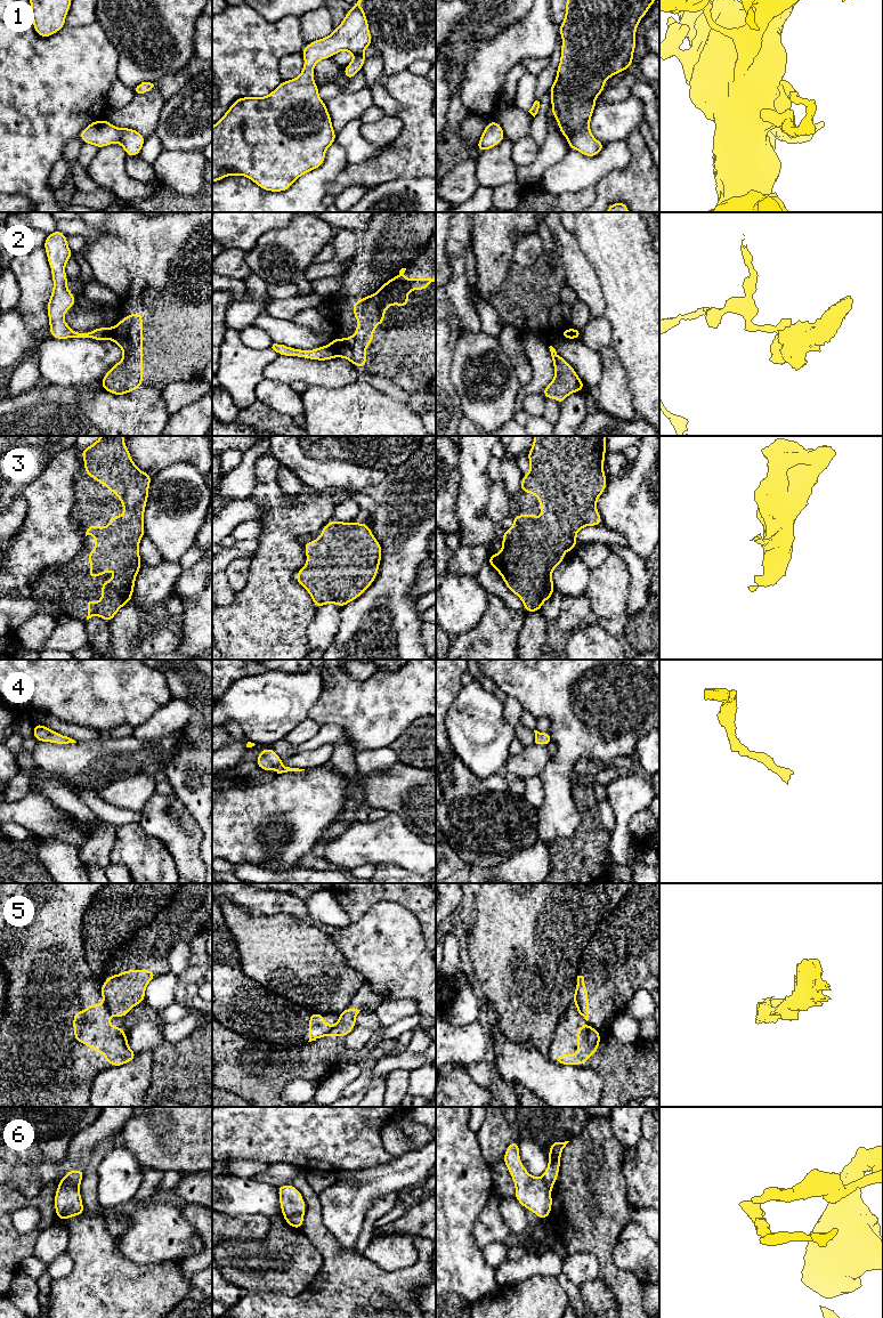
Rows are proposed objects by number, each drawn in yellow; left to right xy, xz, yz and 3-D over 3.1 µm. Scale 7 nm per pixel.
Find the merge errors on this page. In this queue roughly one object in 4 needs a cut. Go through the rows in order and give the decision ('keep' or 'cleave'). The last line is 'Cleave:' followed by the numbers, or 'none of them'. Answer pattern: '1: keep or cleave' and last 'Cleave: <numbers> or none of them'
1: keep
2: cleave
3: keep
4: keep
5: cleave
6: cleave
Cleave: 2, 5, 6

